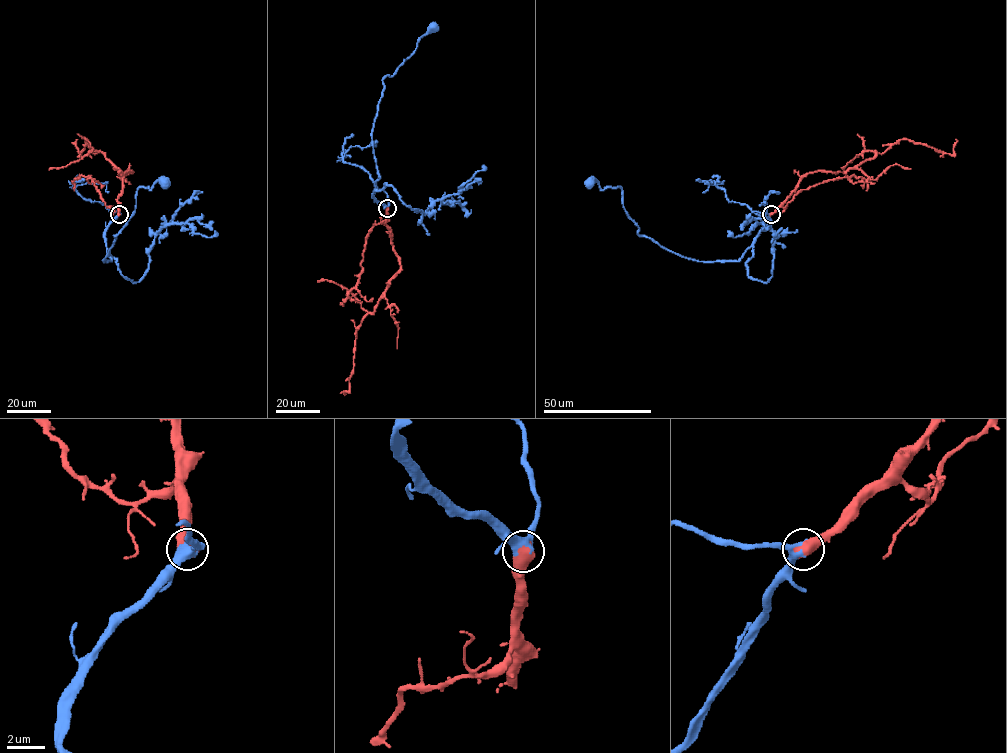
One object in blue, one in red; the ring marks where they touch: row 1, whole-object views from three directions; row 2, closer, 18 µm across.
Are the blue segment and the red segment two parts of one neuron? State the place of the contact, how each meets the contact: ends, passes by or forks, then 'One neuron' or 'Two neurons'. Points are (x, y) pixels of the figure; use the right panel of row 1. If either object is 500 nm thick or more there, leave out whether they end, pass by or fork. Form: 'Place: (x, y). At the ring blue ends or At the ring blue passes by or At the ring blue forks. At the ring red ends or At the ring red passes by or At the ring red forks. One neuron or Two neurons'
Place: (771, 214). One neuron

